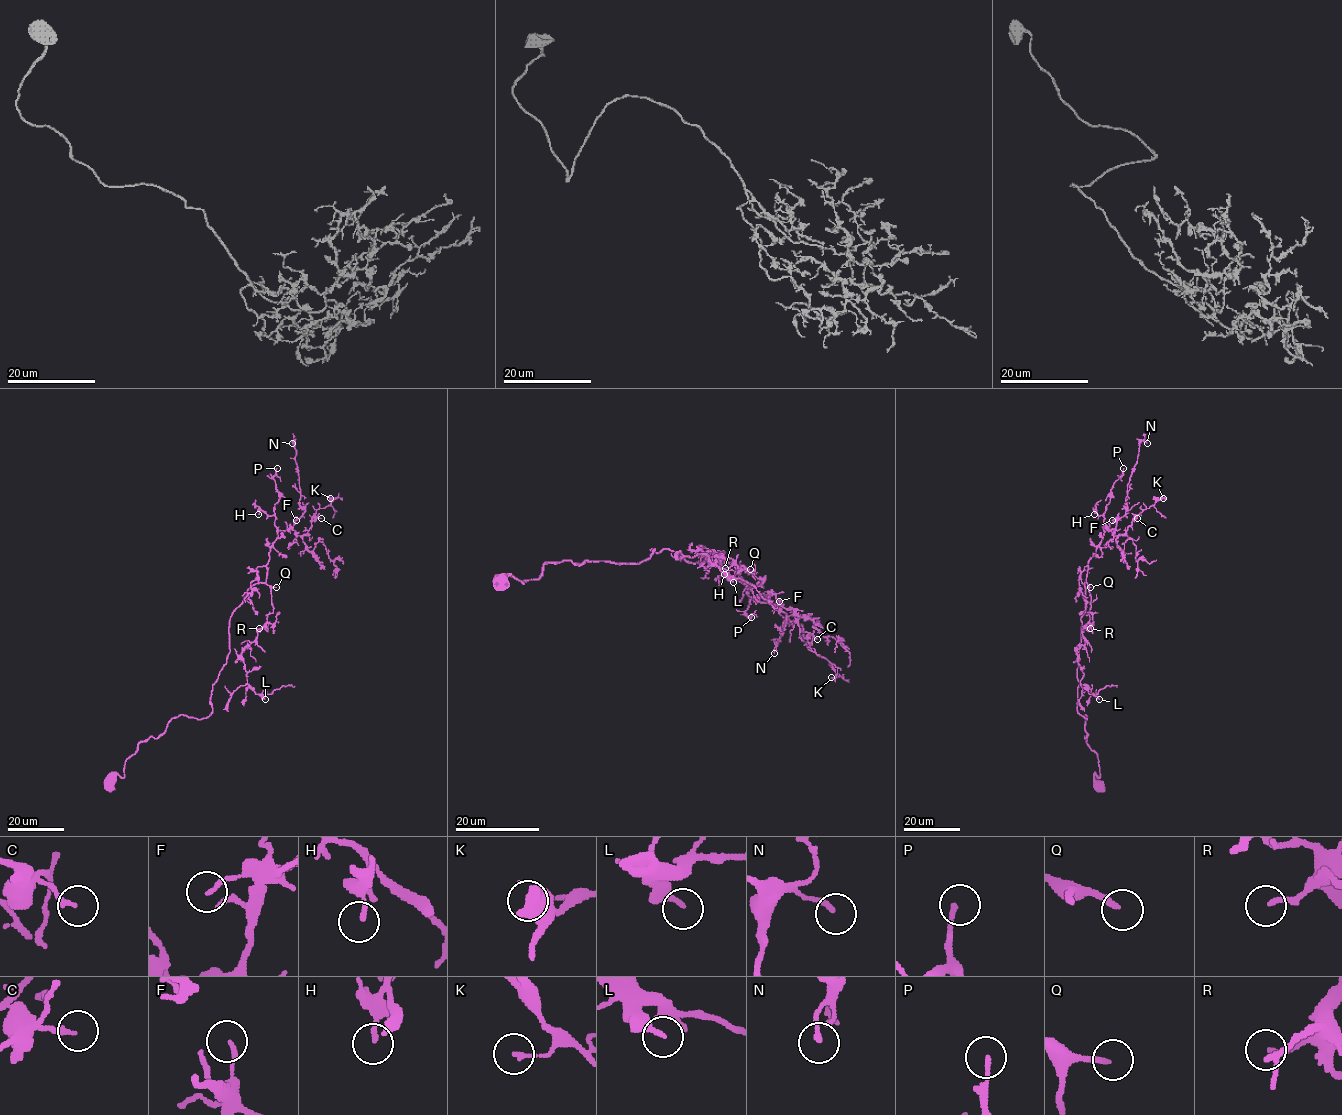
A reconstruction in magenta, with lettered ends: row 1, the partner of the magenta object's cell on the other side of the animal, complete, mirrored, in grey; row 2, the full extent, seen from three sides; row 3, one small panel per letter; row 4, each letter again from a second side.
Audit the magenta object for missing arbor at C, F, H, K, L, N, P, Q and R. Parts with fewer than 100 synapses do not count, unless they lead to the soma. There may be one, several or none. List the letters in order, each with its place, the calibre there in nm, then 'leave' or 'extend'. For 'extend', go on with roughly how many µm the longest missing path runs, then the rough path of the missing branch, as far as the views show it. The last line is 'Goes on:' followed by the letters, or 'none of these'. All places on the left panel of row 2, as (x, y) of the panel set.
C: at (321, 518); 190 nm thick; leave
F: at (296, 520); 140 nm thick; leave
H: at (258, 514); 150 nm thick; leave
K: at (330, 498); 130 nm thick; leave
L: at (265, 699); 220 nm thick; leave
N: at (292, 443); 170 nm thick; leave
P: at (277, 468); 150 nm thick; leave
Q: at (276, 587); 190 nm thick; extend; about 70 µm are missing; missing branch runs (276, 587), (284, 592), (300, 565), (308, 572), (308, 598), (297, 605), (296, 639), (301, 641), (296, 642)
R: at (259, 628); 160 nm thick; leave
Goes on: Q

